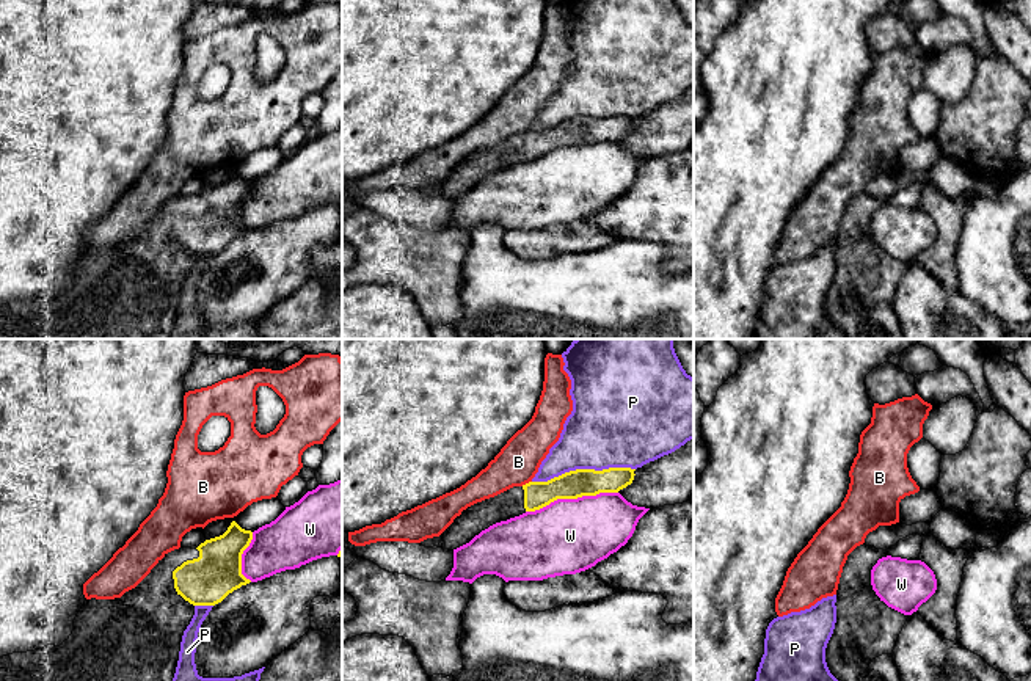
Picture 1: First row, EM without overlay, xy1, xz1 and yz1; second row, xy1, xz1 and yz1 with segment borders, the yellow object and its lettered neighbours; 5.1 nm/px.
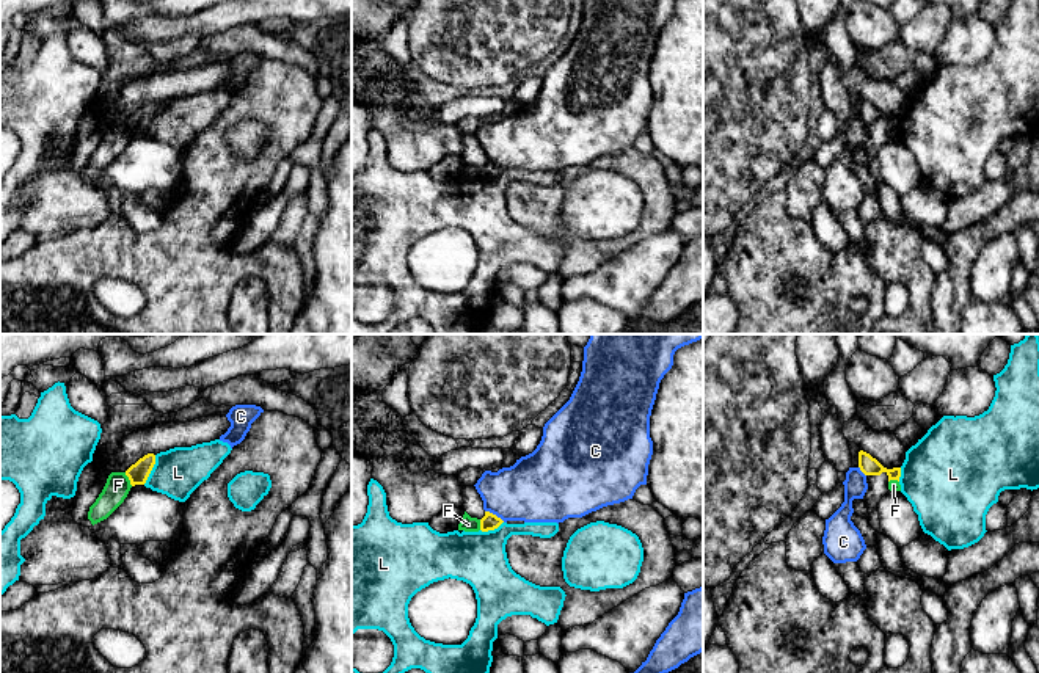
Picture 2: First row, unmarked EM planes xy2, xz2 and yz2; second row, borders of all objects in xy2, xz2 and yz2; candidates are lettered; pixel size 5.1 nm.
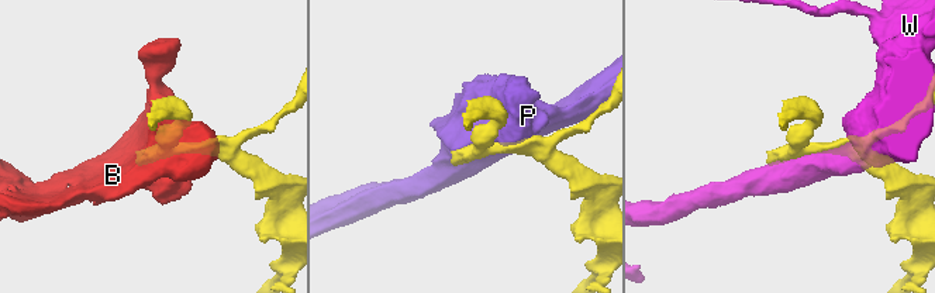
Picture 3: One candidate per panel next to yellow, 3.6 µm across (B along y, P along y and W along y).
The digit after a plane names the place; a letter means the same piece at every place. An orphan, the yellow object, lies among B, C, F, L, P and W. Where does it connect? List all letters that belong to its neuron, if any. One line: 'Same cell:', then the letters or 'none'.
Same cell: none

